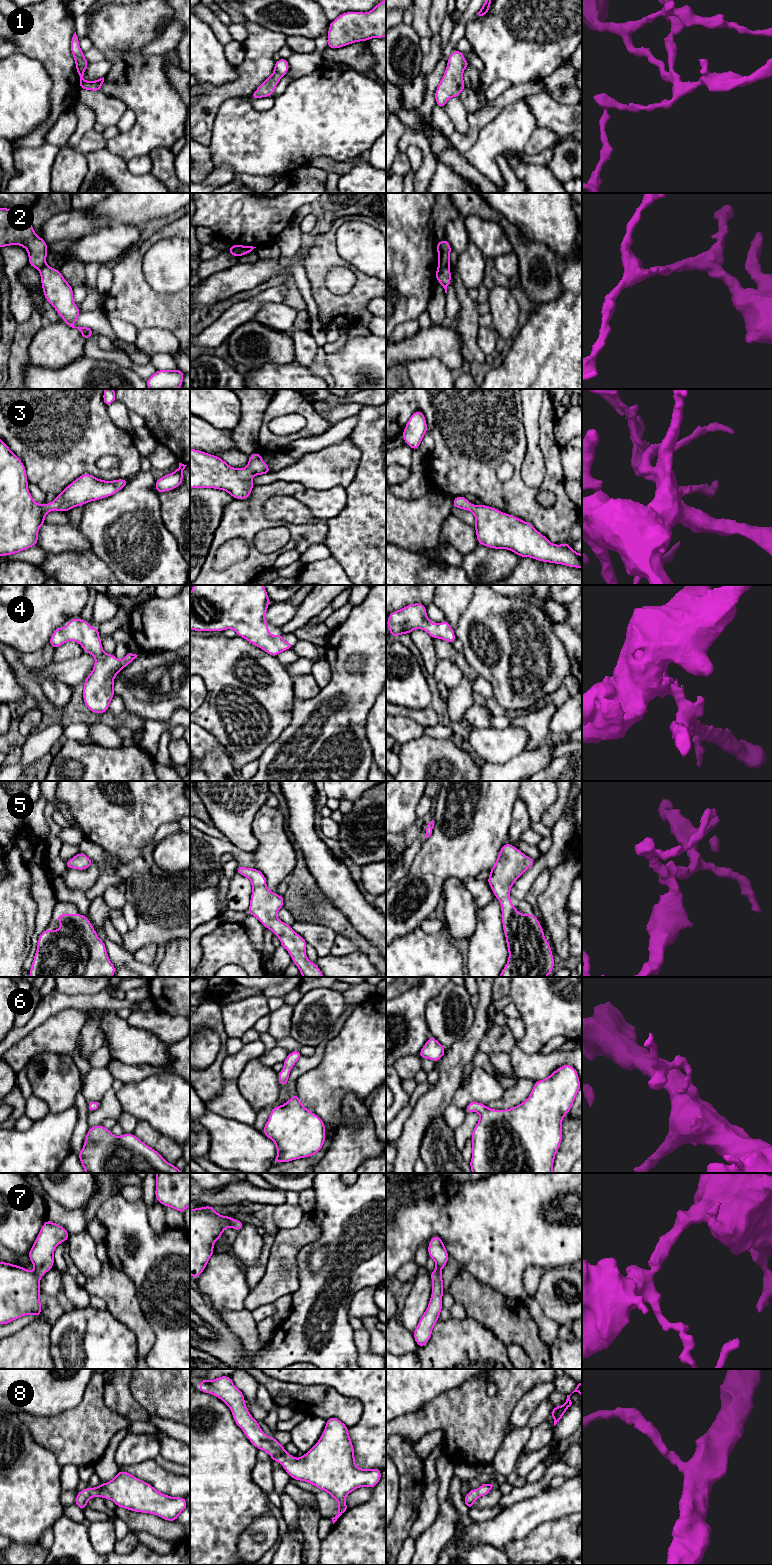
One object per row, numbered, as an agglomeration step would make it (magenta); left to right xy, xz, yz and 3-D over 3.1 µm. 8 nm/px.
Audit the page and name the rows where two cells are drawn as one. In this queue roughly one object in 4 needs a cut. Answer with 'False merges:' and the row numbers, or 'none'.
False merges: 1, 2

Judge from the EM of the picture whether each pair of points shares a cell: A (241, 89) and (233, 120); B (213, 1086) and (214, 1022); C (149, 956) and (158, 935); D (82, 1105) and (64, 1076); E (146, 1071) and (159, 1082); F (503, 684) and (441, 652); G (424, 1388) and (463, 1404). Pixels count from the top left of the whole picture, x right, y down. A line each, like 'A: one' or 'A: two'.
A: two
B: one
C: two
D: two
E: two
F: two
G: two

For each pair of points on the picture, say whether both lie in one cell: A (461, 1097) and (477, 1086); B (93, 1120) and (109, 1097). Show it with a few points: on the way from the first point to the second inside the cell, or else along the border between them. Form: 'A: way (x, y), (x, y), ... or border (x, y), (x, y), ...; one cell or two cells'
A: way (465, 1094), (473, 1088); one cell
B: way (99, 1114), (109, 1103); one cell

